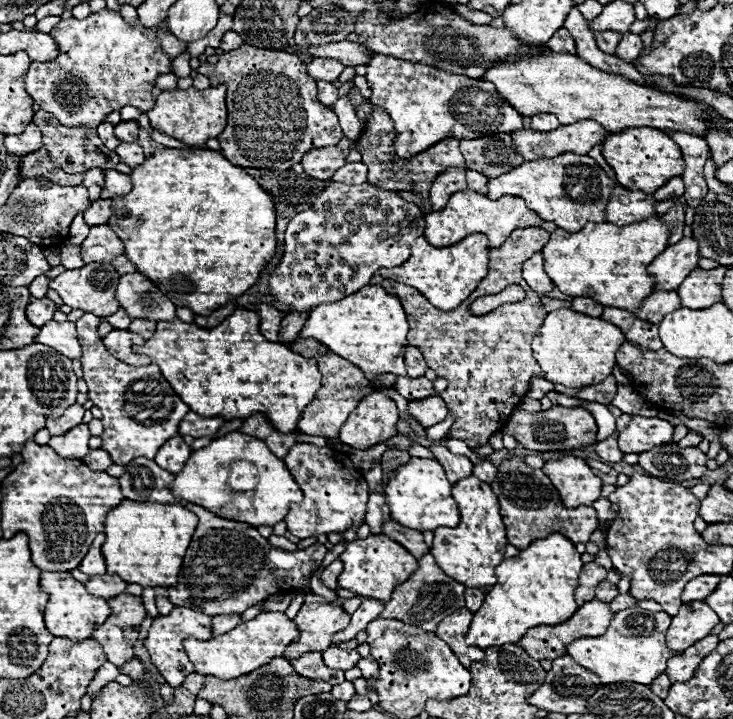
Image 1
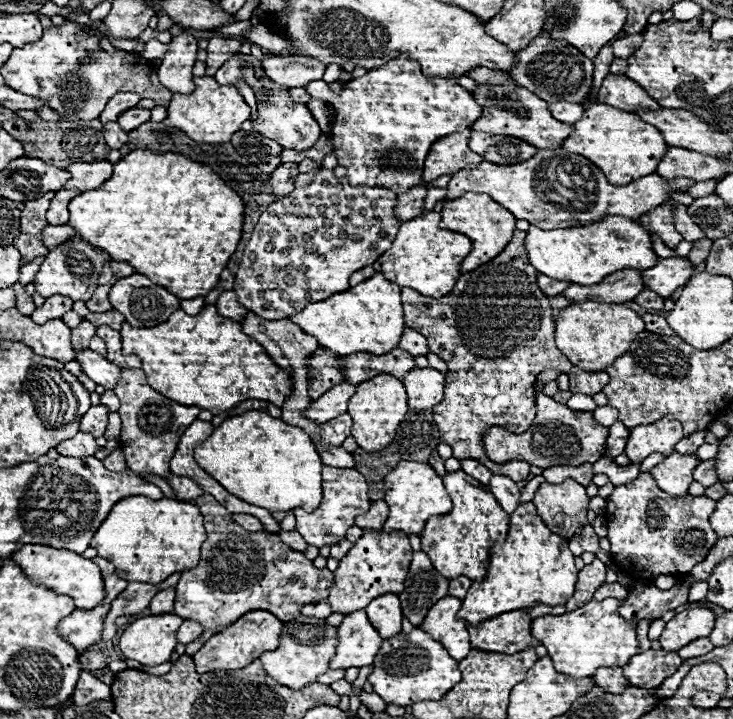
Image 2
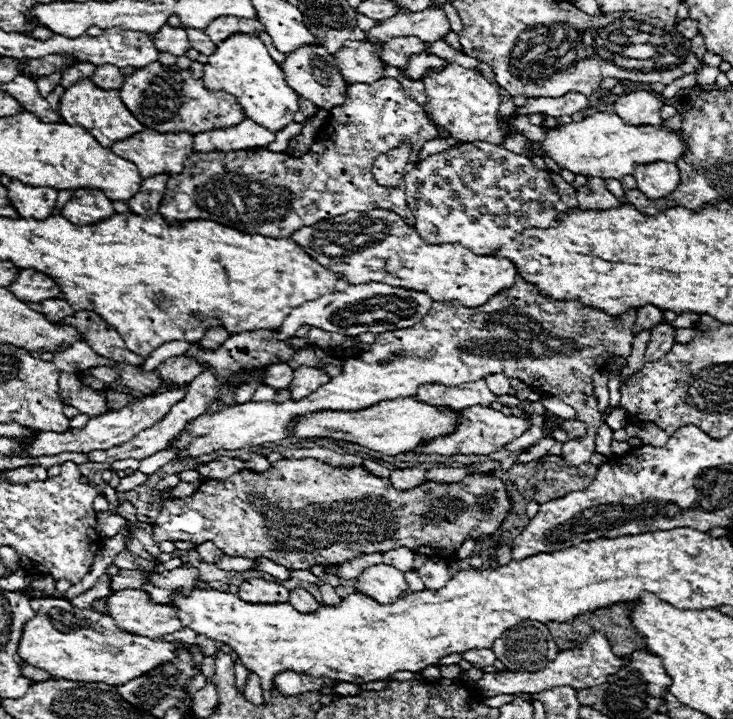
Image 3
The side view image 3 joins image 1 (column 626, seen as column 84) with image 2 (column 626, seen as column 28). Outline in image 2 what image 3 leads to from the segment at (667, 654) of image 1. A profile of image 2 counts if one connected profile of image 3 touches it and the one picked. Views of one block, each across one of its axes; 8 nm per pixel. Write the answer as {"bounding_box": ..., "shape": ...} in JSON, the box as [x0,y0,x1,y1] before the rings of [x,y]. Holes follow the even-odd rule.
{"bounding_box":[532,598,640,678],"shape":[[[606,598],[600,602],[592,600],[584,608],[562,616],[534,618],[532,636],[546,646],[548,656],[560,674],[568,674],[572,678],[592,678],[596,668],[622,668],[632,656],[636,656],[636,652],[640,652],[640,642],[636,636],[636,622],[624,620],[616,608],[620,608],[620,600]]]}

